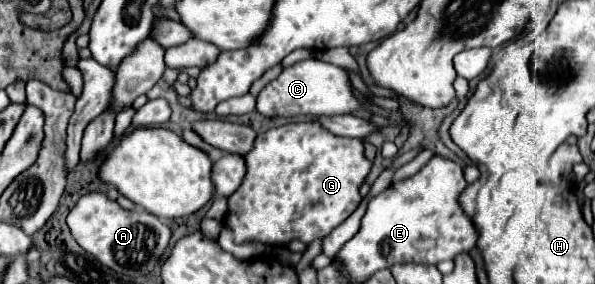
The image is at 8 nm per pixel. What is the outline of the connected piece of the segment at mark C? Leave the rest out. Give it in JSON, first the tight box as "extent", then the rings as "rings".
{"extent":[257,58,367,116],"rings":[[[315,58],[301,60],[289,68],[283,68],[279,78],[271,80],[257,96],[257,112],[263,116],[319,116],[319,114],[355,114],[367,110],[361,106],[361,100],[353,94],[353,84],[347,72],[329,62]]]}

